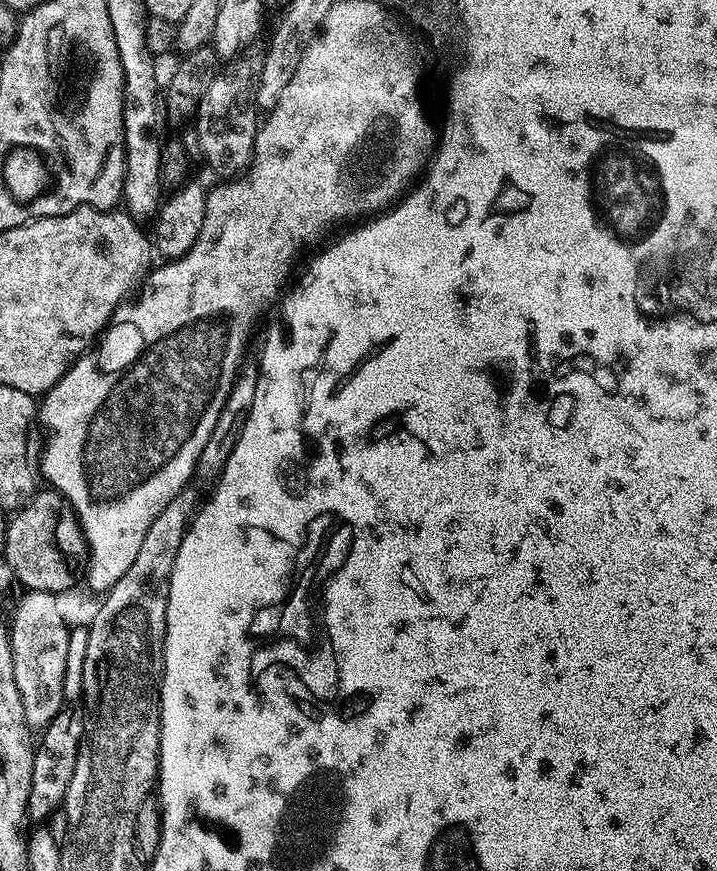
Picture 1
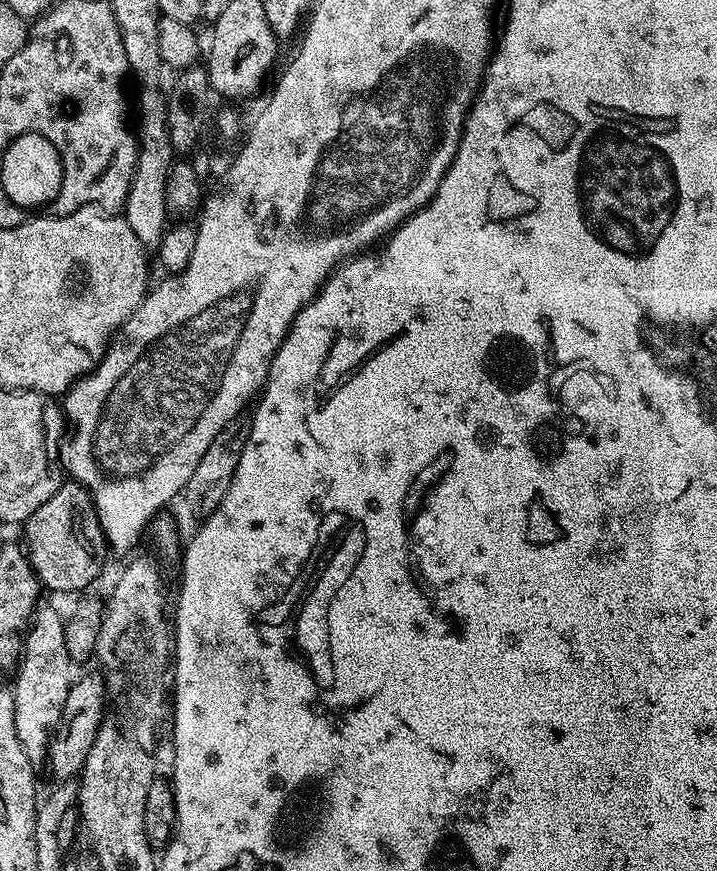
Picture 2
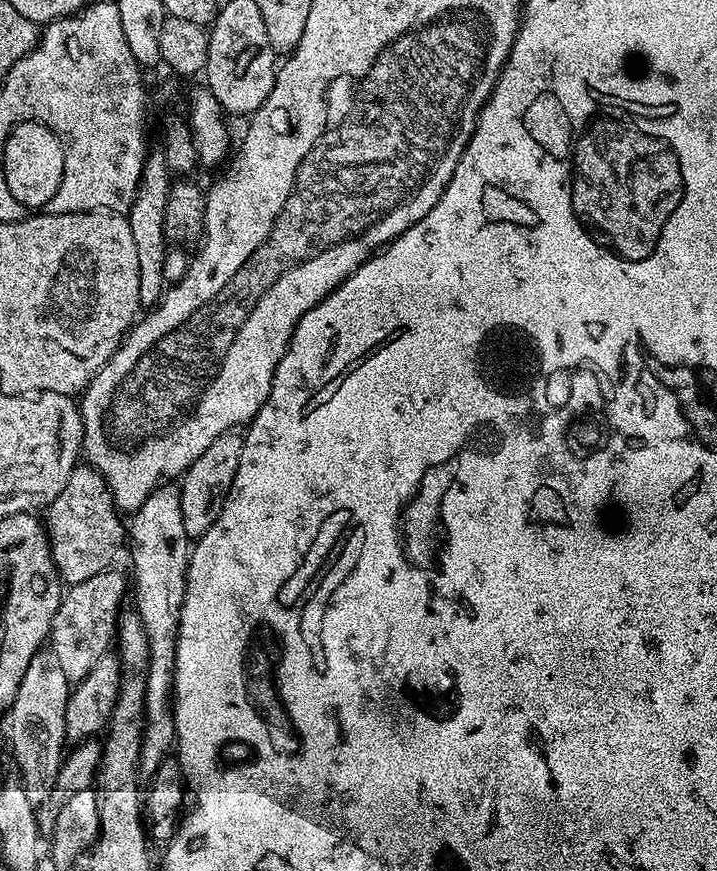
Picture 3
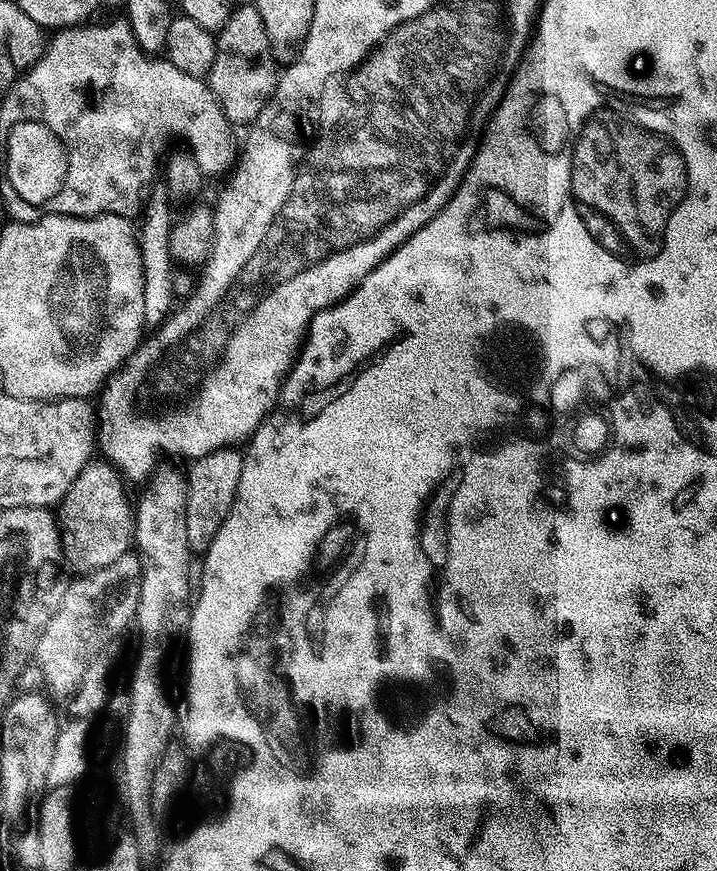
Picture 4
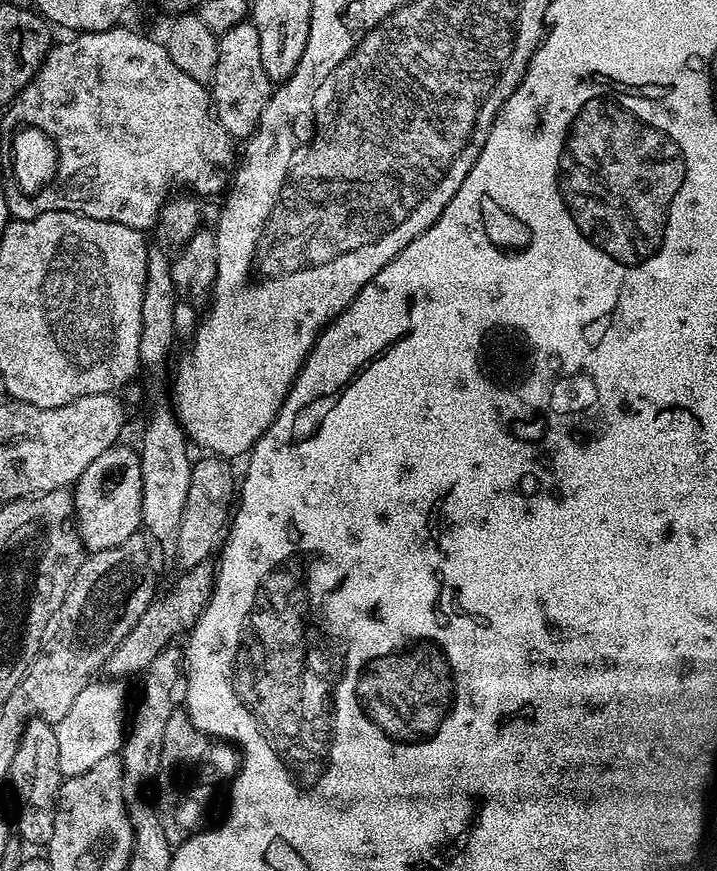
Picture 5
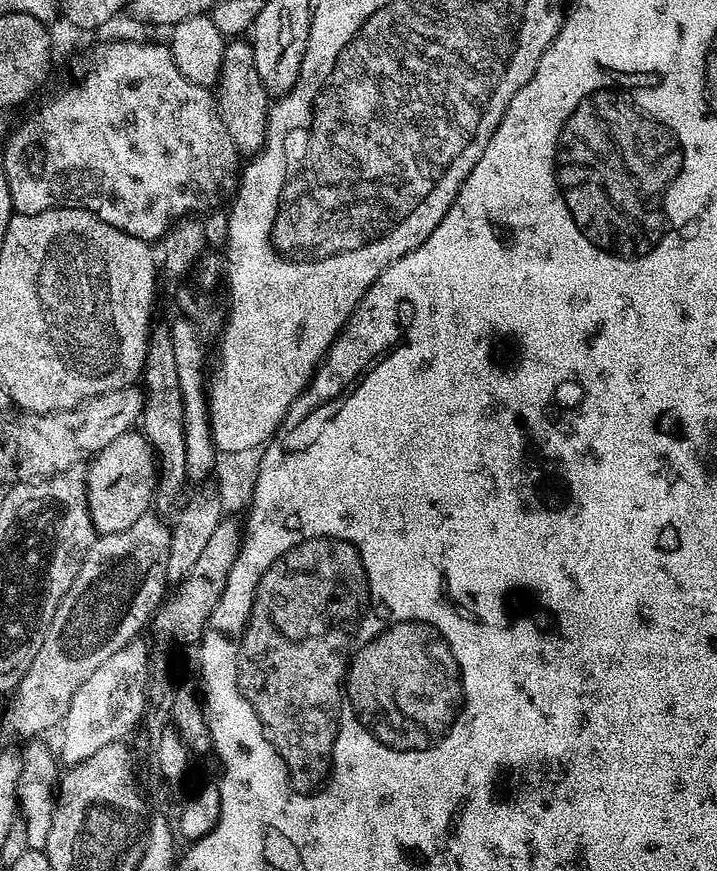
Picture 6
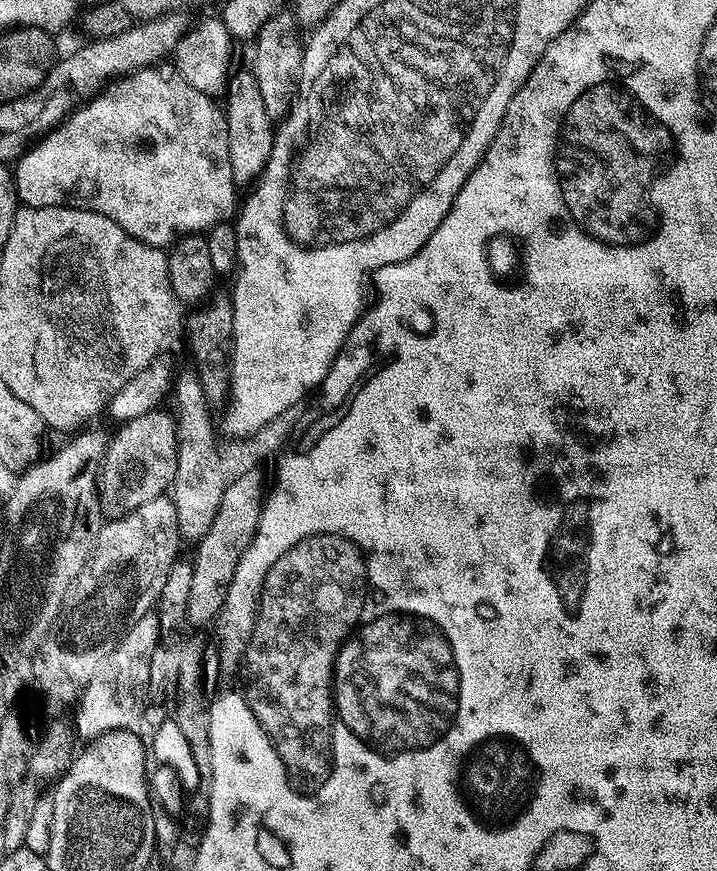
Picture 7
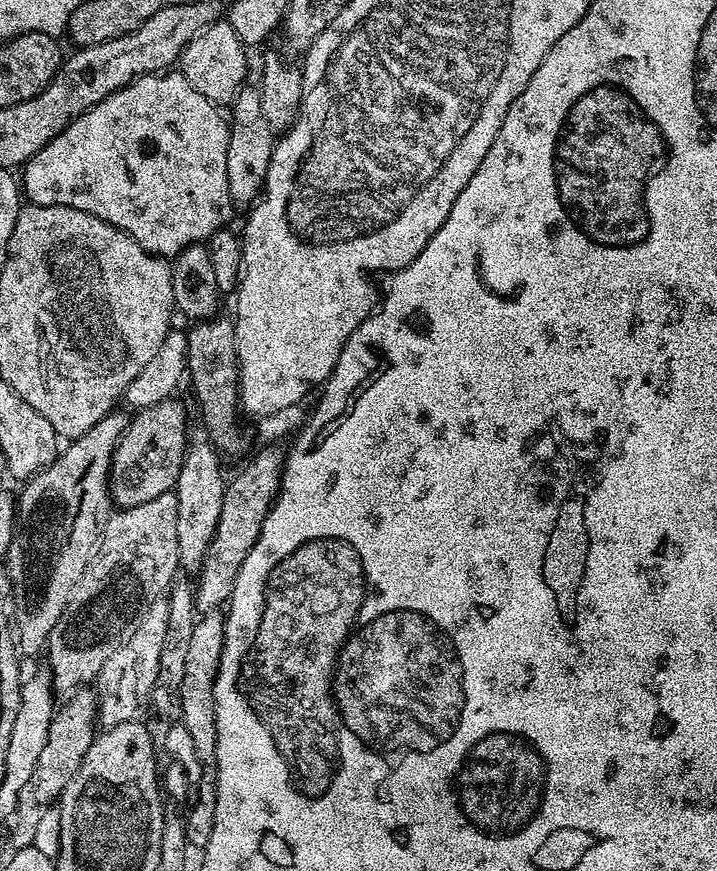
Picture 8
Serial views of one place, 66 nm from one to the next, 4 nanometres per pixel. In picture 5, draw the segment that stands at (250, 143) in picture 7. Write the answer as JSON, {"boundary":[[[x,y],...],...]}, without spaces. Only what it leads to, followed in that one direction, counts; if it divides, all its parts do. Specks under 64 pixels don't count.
{"boundary":[[[245,22],[219,33],[218,62],[210,81],[210,95],[218,122],[233,141],[247,141],[258,126],[273,91],[274,81],[262,67],[262,45],[258,42],[256,27]]]}

